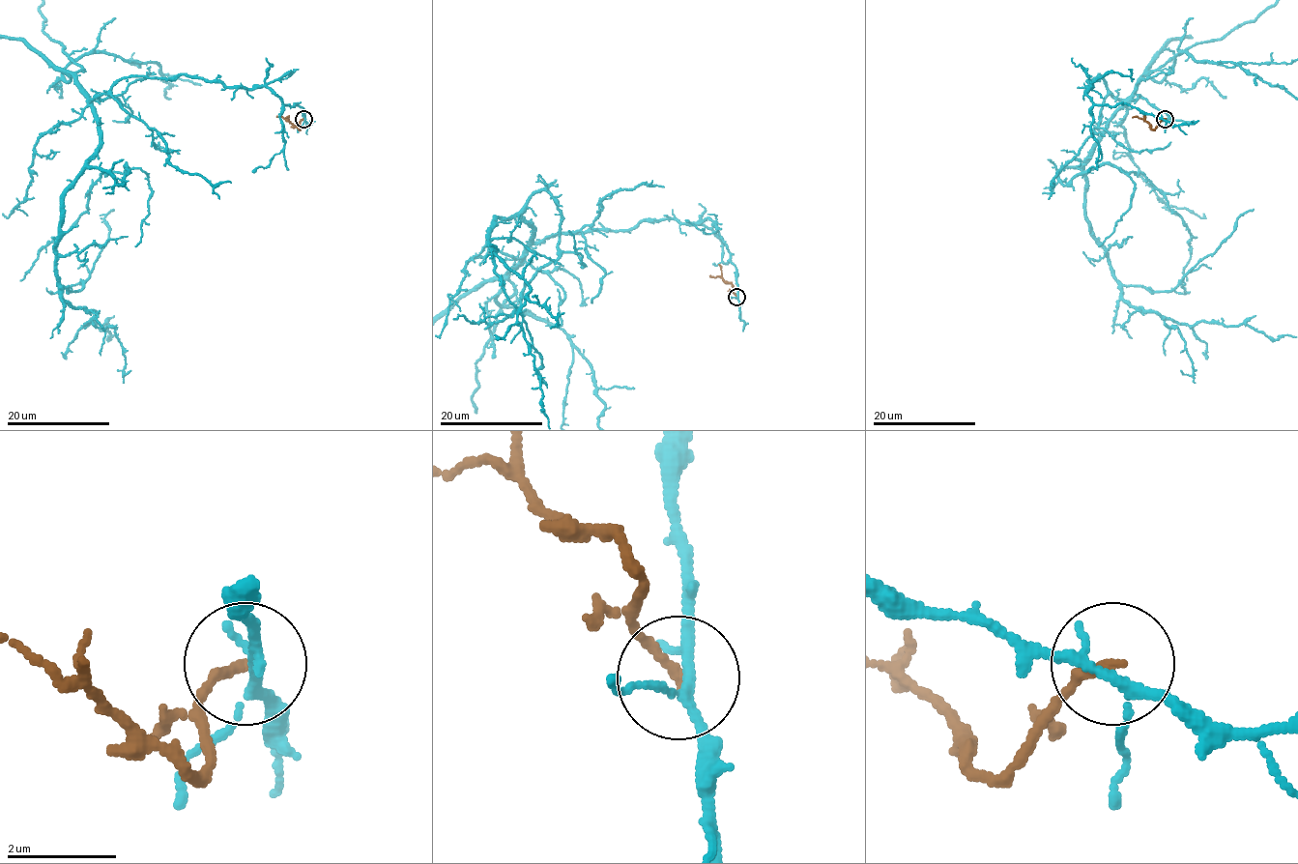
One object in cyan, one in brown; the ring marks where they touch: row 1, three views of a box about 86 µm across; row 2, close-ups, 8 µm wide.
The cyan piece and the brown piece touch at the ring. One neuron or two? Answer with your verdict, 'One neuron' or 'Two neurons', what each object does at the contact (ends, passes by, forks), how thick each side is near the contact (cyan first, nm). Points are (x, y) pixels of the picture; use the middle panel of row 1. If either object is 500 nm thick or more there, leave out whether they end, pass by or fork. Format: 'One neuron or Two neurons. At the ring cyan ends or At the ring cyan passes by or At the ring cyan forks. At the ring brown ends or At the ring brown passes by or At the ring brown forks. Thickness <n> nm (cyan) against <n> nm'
Two neurons. At the ring cyan forks. At the ring brown ends. Thickness 160 nm (cyan) against 190 nm

